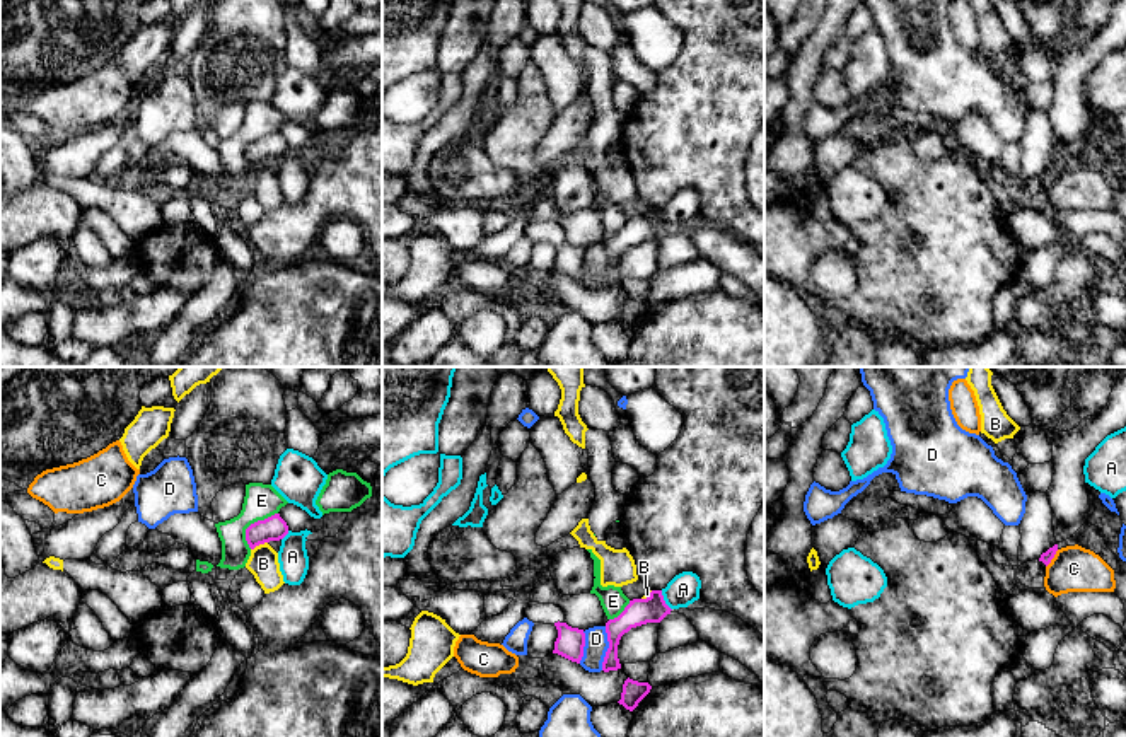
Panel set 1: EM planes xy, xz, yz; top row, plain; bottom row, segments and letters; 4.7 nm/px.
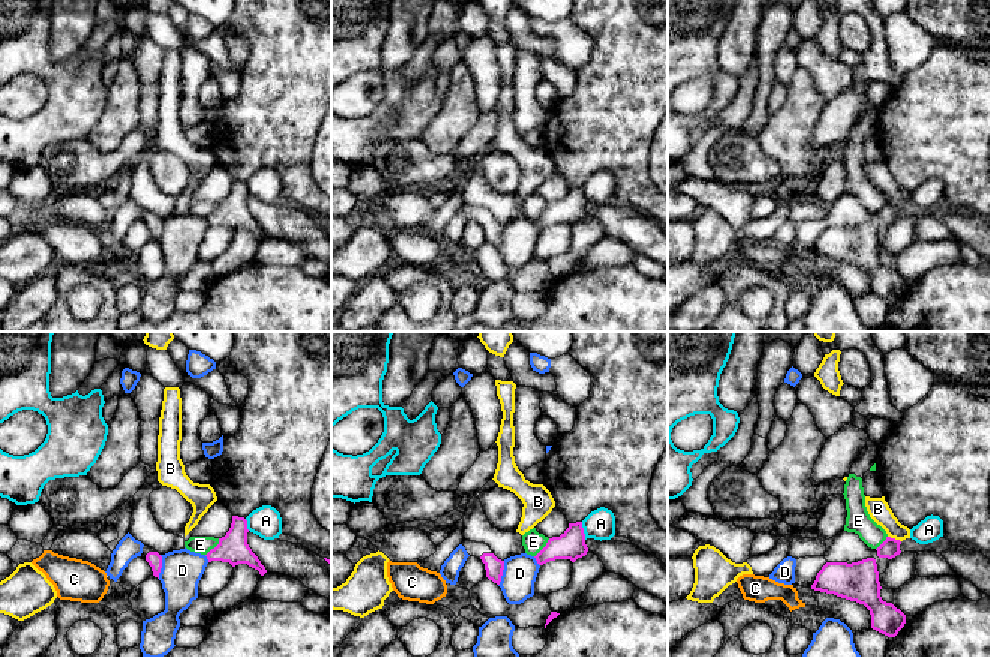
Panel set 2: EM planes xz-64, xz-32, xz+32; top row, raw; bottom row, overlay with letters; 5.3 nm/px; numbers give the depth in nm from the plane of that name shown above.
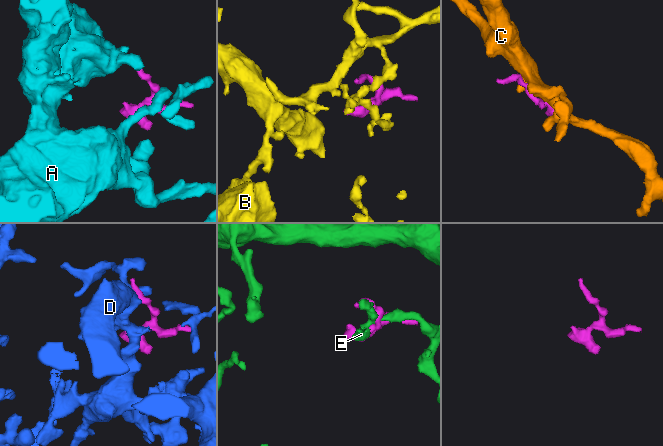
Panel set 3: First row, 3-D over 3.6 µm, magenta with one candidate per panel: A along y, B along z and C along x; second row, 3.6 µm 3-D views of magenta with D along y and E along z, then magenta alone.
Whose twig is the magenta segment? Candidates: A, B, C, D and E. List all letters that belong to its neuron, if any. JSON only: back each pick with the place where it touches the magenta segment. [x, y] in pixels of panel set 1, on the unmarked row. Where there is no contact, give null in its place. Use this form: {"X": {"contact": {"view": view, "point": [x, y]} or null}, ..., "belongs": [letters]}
{"belongs": []}

